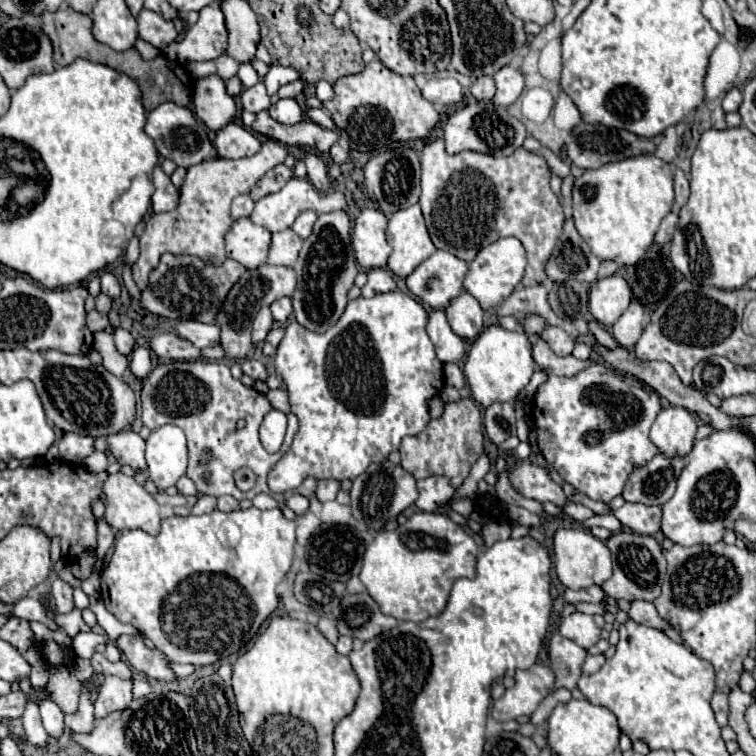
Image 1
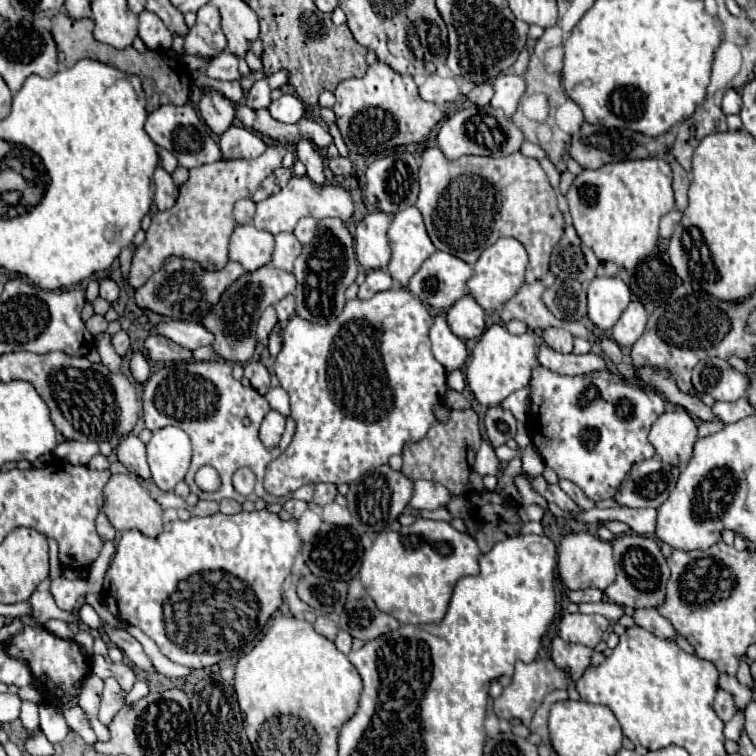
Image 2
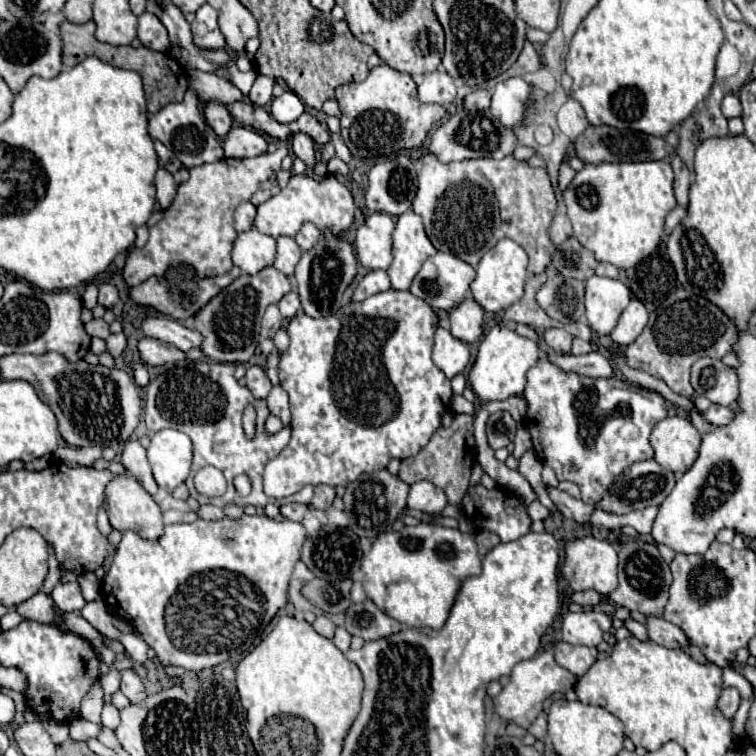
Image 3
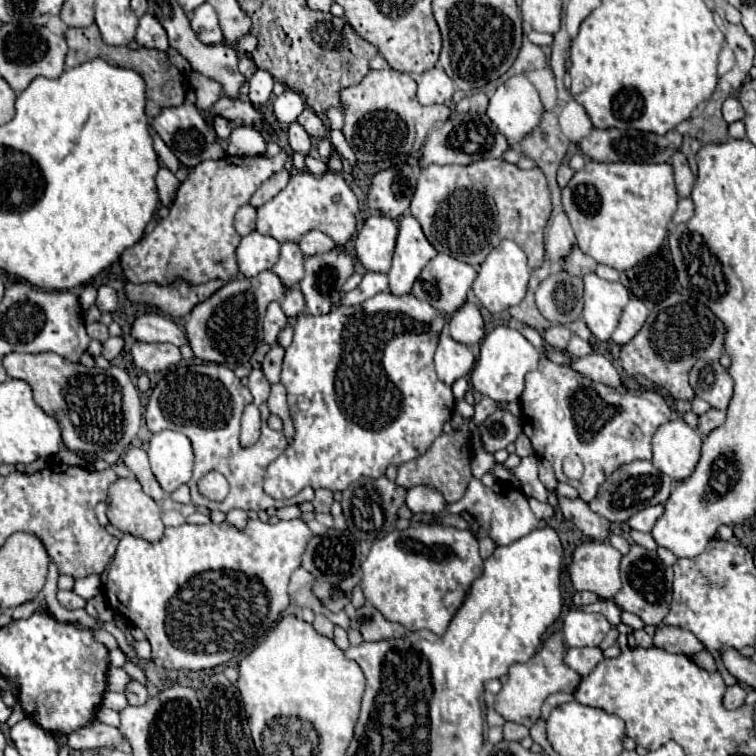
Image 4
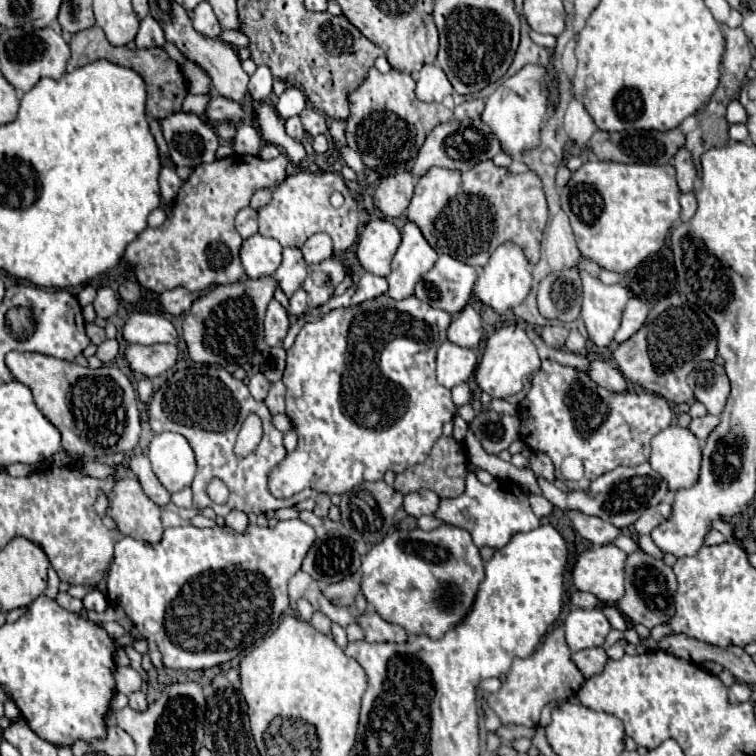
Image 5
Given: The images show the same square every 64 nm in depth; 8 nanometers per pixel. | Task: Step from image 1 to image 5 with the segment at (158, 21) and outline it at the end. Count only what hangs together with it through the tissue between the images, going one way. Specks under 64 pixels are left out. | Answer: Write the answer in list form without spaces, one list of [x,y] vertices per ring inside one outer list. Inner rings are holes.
[[[146,16],[140,22],[140,30],[136,34],[136,46],[152,48],[152,46],[164,46],[164,42],[166,38],[164,38],[164,30],[160,28],[160,24],[152,16]]]

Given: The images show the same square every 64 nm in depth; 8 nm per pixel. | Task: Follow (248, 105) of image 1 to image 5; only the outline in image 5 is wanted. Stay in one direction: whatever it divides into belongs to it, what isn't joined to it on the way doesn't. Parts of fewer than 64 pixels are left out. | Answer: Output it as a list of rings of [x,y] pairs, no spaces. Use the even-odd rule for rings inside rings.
[[[258,66],[258,70],[250,76],[250,84],[248,84],[248,92],[252,96],[252,100],[262,102],[272,94],[272,82],[274,76],[270,72],[268,66]]]

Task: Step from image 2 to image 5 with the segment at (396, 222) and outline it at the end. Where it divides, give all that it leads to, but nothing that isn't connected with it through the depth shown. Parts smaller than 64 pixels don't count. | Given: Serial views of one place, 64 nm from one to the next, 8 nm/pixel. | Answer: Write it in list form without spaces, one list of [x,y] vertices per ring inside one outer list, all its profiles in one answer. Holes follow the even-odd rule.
[[[406,222],[402,228],[402,244],[394,256],[392,272],[388,276],[388,296],[394,300],[412,296],[416,282],[434,266],[436,260],[438,254],[424,240],[418,226]]]

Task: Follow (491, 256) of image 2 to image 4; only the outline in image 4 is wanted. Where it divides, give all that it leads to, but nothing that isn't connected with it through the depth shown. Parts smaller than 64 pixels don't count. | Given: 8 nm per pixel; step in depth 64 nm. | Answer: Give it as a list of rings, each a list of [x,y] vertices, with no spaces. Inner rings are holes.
[[[502,240],[486,258],[486,262],[480,266],[478,276],[474,280],[474,294],[480,300],[482,306],[486,306],[492,314],[498,314],[510,306],[516,306],[518,302],[524,300],[526,288],[530,280],[530,266],[526,262],[526,254],[516,242]]]

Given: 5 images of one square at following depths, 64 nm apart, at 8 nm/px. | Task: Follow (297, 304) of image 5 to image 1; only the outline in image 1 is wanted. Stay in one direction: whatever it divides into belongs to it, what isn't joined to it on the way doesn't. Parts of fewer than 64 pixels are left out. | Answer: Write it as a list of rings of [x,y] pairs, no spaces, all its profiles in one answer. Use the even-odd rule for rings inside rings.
[[[282,298],[282,300],[274,302],[270,308],[272,308],[274,318],[276,318],[278,322],[286,324],[286,322],[288,322],[288,318],[292,316],[292,298]]]

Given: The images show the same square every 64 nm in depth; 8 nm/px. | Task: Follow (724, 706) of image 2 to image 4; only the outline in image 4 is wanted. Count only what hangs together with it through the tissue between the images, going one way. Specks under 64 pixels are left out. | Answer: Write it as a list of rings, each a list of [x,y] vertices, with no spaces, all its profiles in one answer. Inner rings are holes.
[[[740,684],[730,686],[730,688],[726,690],[726,694],[724,694],[724,706],[726,706],[726,708],[730,708],[730,710],[734,710],[734,708],[742,706],[742,704],[744,704],[746,694],[748,694],[748,692],[746,692],[746,688],[744,688],[744,686],[740,686]]]

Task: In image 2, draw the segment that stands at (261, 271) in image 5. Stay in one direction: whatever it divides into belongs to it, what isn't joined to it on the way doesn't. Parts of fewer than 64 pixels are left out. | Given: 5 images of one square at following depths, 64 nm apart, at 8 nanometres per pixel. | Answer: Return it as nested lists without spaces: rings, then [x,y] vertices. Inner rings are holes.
[[[252,224],[238,226],[230,238],[230,260],[242,264],[246,272],[266,266],[272,258],[274,236]]]

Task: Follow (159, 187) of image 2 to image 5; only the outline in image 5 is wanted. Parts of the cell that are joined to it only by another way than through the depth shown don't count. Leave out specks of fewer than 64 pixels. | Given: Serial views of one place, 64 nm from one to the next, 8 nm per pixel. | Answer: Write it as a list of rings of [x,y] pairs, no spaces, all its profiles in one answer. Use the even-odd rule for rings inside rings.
[[[164,166],[160,170],[160,194],[162,194],[162,200],[166,204],[174,202],[174,198],[176,198],[182,184],[184,182],[178,178],[178,174],[176,174],[176,170],[172,166]]]

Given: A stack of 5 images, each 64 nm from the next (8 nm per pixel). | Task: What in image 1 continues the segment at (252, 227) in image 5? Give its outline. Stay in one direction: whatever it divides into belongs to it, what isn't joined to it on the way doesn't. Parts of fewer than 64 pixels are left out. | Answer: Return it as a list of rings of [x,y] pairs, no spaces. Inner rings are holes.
[[[242,194],[242,196],[234,198],[234,202],[232,202],[232,216],[234,216],[234,220],[248,218],[252,214],[252,210],[254,210],[254,200],[248,194]]]

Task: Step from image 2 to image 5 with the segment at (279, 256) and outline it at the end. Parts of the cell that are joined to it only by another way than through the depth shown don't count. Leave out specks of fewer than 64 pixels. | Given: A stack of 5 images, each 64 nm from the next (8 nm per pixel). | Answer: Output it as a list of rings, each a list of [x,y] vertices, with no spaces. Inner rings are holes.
[[[284,248],[284,258],[280,268],[274,272],[274,280],[288,298],[302,286],[306,274],[308,274],[308,266],[302,258],[302,252],[298,248]]]

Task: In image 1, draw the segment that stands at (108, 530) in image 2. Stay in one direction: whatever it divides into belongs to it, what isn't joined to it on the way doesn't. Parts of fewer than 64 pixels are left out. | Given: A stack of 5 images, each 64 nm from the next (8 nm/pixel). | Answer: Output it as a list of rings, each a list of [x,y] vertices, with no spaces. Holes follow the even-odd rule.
[[[100,518],[98,520],[98,548],[96,548],[96,556],[98,558],[106,556],[108,548],[112,548],[112,544],[114,544],[114,538],[116,538],[116,534],[108,526],[108,522],[104,518]]]

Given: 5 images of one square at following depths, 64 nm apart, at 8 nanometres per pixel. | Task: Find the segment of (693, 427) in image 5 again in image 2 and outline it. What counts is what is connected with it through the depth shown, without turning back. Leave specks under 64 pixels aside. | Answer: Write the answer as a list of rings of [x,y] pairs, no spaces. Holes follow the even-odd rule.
[[[740,398],[738,402],[716,402],[712,406],[712,414],[724,424],[732,424],[750,414],[750,404],[746,402],[746,398]]]

